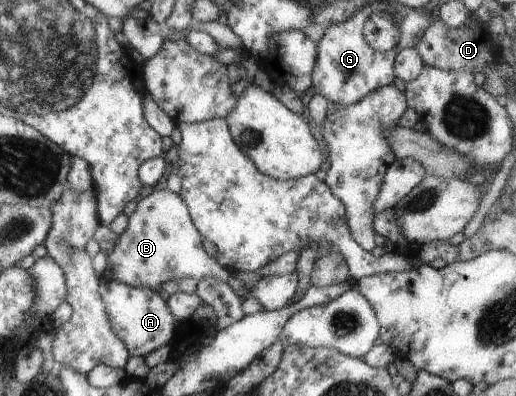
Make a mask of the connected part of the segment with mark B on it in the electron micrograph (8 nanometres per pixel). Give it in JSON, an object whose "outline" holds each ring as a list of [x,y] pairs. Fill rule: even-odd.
{"outline":[[[167,189],[152,192],[136,202],[135,207],[127,218],[125,230],[117,236],[111,253],[106,255],[104,275],[109,280],[124,283],[136,288],[149,288],[158,292],[161,283],[180,277],[192,277],[199,281],[203,277],[210,277],[225,282],[230,277],[230,270],[217,263],[215,258],[207,255],[201,245],[202,235],[193,225],[188,207],[179,194]]]}

